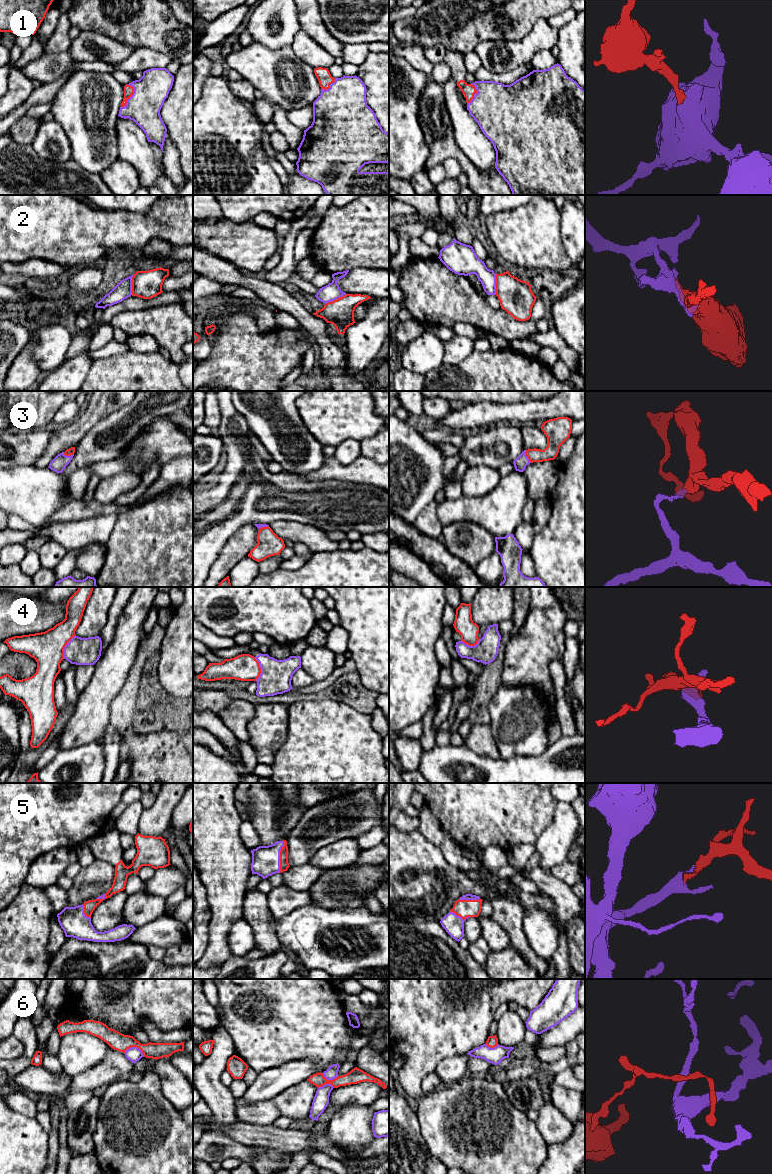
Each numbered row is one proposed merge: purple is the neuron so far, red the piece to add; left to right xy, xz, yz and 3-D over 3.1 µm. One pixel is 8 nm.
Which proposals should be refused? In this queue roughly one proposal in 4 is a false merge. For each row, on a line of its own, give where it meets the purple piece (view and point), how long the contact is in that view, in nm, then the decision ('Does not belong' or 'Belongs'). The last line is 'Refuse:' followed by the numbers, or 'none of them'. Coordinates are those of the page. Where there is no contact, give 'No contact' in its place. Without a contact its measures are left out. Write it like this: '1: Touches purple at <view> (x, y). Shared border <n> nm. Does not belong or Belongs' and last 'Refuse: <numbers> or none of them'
1: Touches purple at xy (131, 96). Shared border 200 nm. Belongs
2: Touches purple at xz (335, 299). Shared border 190 nm. Does not belong
3: Touches purple at yz (526, 456). Shared border 120 nm. Belongs
4: Touches purple at xy (65, 647). Shared border 220 nm. Belongs
5: Touches purple at xz (279, 857). Shared border 260 nm. Belongs
6: Touches purple at xy (135, 1047). Shared border 170 nm. Does not belong
Refuse: 2, 6

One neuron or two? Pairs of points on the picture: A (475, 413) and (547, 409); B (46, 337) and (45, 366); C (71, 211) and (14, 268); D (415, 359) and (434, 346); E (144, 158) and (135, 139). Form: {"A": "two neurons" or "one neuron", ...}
{"A": "one neuron", "B": "one neuron", "C": "two neurons", "D": "one neuron", "E": "one neuron"}

